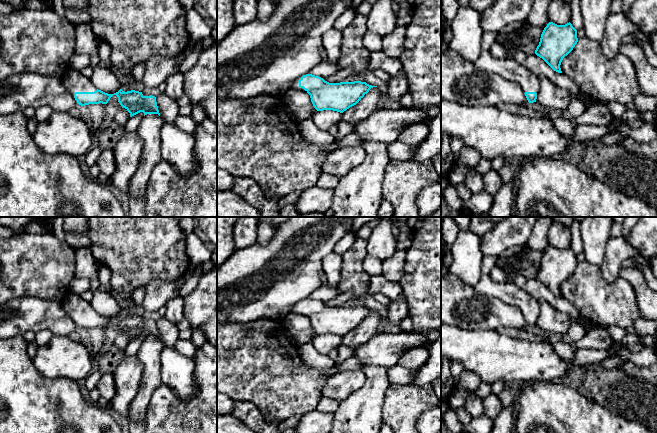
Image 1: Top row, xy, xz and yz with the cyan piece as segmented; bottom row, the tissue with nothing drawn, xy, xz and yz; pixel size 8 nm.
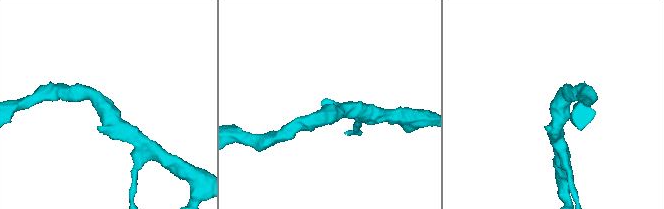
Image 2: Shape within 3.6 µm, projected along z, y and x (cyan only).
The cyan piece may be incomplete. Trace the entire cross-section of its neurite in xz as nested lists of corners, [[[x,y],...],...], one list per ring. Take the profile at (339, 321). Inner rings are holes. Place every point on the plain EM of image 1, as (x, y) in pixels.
[[[310,297],[297,302],[292,310],[308,317],[317,335],[333,334],[340,337],[356,329],[373,311],[377,310],[361,305],[329,307]]]

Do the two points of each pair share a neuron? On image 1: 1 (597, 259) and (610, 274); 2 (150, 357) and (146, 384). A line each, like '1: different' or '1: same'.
1: different
2: same

